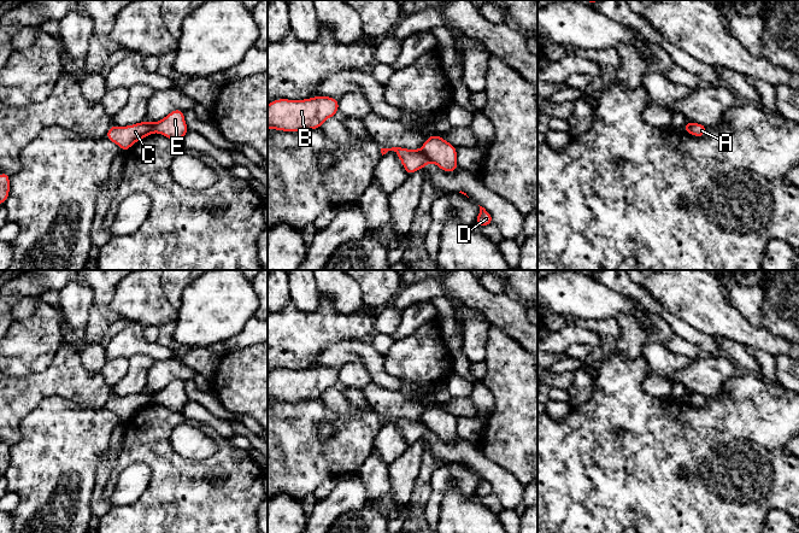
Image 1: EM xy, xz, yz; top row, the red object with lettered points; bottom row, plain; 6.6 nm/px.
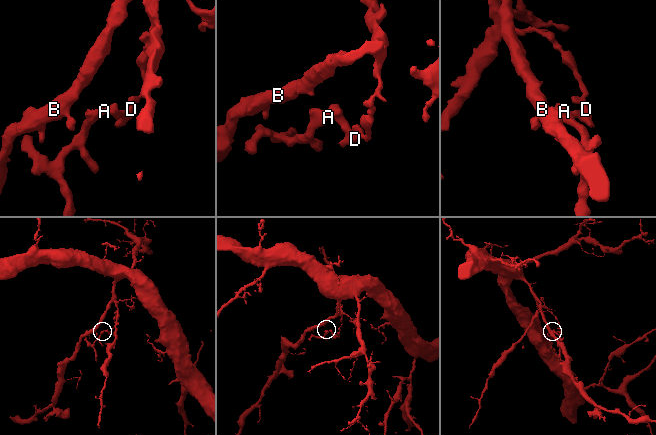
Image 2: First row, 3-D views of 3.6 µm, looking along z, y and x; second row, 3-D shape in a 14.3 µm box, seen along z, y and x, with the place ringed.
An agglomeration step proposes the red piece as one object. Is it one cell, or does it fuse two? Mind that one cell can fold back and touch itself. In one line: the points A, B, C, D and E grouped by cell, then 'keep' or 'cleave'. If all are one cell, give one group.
A C / B D E; cleave

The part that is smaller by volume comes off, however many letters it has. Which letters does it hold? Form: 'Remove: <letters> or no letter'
Remove: A, C

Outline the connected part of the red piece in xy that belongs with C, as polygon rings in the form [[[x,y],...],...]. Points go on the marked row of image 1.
[[[148,121],[135,123],[133,125],[117,127],[111,125],[105,137],[118,145],[125,153],[139,140],[155,133],[153,124]]]

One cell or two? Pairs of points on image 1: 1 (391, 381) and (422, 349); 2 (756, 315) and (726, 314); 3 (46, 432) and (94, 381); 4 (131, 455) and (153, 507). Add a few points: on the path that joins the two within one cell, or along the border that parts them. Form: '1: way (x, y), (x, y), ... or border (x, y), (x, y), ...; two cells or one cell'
1: border (383, 356), (383, 367), (401, 382); two cells
2: border (732, 305), (755, 326), (764, 329); two cells
3: border (46, 397), (64, 396), (81, 406); two cells
4: way (147, 457), (158, 468), (158, 491); one cell

